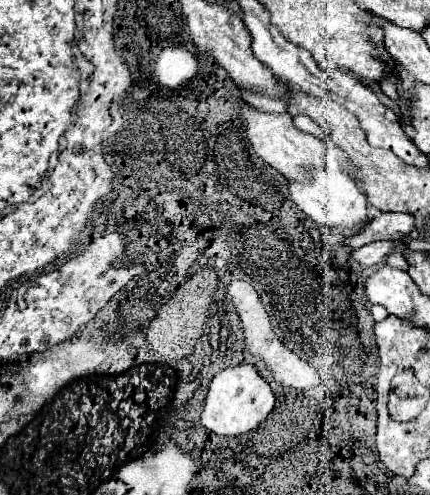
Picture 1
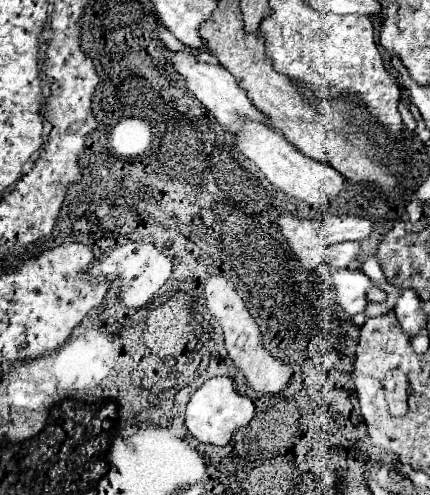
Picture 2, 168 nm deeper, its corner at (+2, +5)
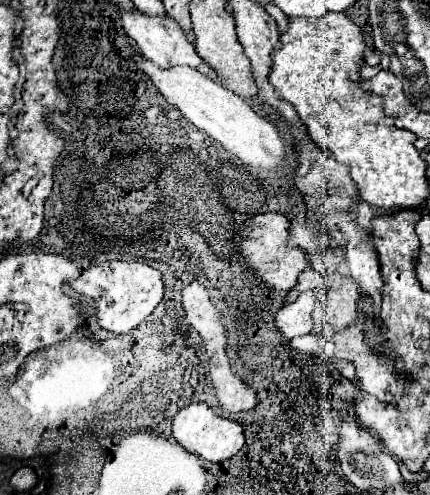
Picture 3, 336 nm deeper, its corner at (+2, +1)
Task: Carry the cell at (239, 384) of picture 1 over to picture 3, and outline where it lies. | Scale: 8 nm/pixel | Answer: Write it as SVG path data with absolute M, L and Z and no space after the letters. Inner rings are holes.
M190 404L182 408L172 420L172 436L176 438L178 444L182 444L182 448L214 464L232 458L244 446L242 424L216 416L208 404Z

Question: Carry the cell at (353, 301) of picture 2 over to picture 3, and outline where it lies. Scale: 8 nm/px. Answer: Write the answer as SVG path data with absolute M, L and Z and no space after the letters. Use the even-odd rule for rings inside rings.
M304 292L298 298L293 303L282 306L280 312L274 316L276 328L286 340L290 340L294 336L310 334L310 330L314 326L314 322L312 322L314 292Z

